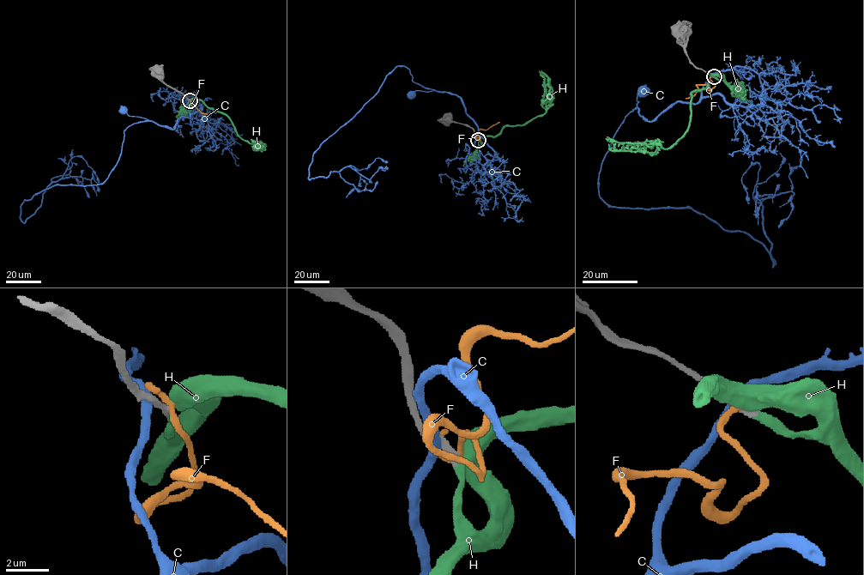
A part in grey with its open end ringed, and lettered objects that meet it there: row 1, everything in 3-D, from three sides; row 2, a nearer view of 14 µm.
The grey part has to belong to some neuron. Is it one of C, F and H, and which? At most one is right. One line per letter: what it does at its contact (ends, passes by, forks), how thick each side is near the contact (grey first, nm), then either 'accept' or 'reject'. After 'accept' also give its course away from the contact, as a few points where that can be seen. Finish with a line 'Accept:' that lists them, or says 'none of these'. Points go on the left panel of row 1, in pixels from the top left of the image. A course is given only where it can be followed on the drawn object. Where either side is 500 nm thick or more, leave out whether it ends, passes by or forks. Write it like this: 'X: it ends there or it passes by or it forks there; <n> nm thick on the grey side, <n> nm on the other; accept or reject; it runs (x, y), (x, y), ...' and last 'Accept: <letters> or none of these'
C: it passes by; 320 nm thick on the grey side, 400 nm on the other; reject
F: it passes by; 440 nm thick on the grey side, 280 nm on the other; reject
H: it passes by; 380 nm thick on the grey side, 320 nm on the other; accept; it runs (190, 100), (200, 99), (222, 112), (238, 134), (257, 147), (253, 148), (261, 148), (256, 148), (255, 144)
Accept: H

